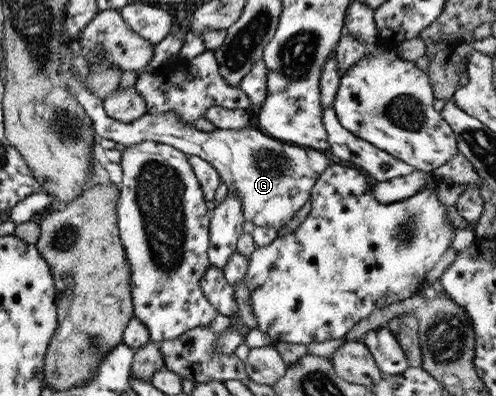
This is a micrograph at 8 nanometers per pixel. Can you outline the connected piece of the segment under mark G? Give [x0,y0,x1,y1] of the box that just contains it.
[58,48,331,231]

